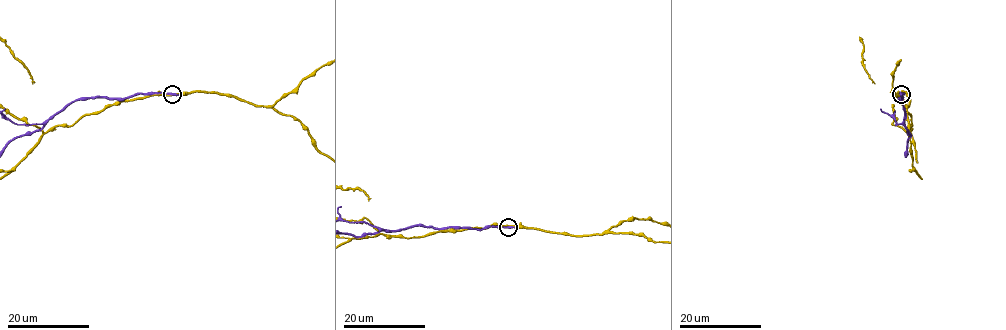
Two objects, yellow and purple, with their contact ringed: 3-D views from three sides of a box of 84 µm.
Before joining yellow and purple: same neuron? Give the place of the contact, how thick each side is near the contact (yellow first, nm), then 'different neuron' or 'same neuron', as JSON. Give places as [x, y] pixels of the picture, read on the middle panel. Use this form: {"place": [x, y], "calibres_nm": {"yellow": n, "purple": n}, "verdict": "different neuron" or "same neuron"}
{"place": [508, 227], "calibres_nm": {"yellow": 360, "purple": 400}, "verdict": "different neuron"}

